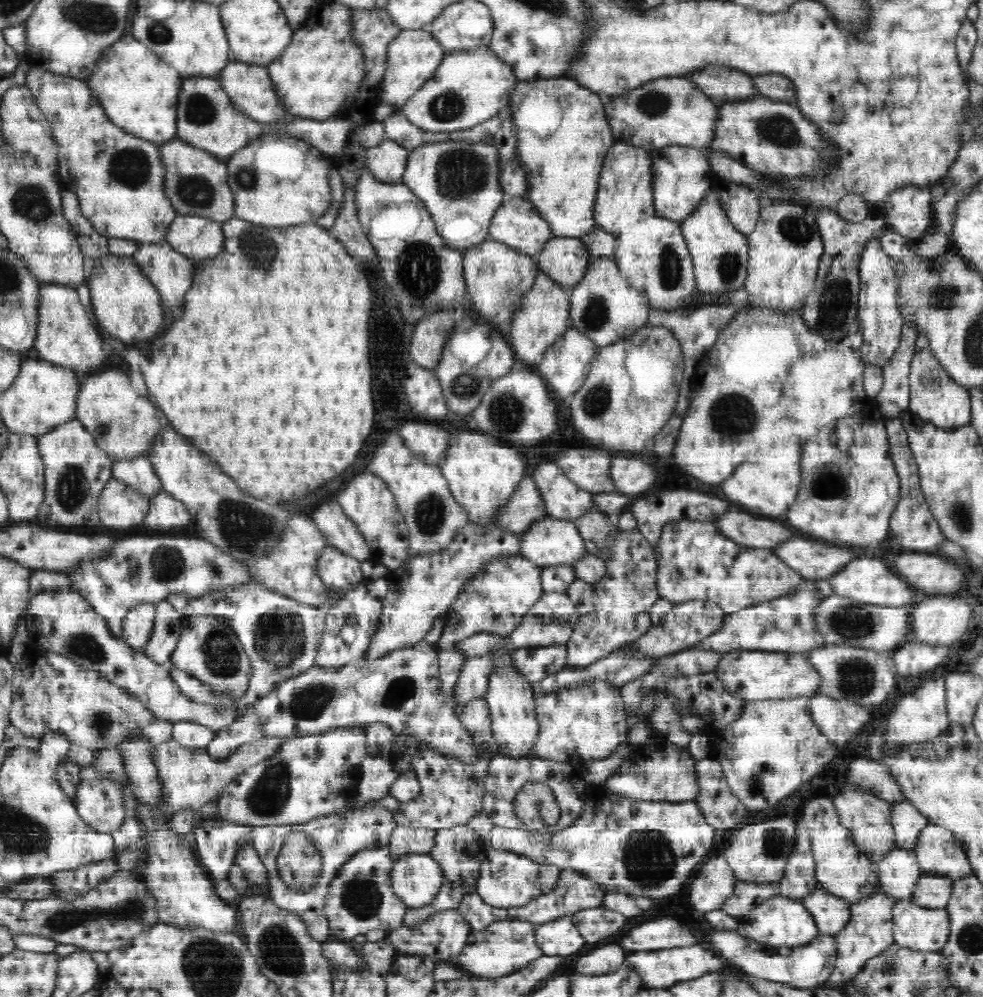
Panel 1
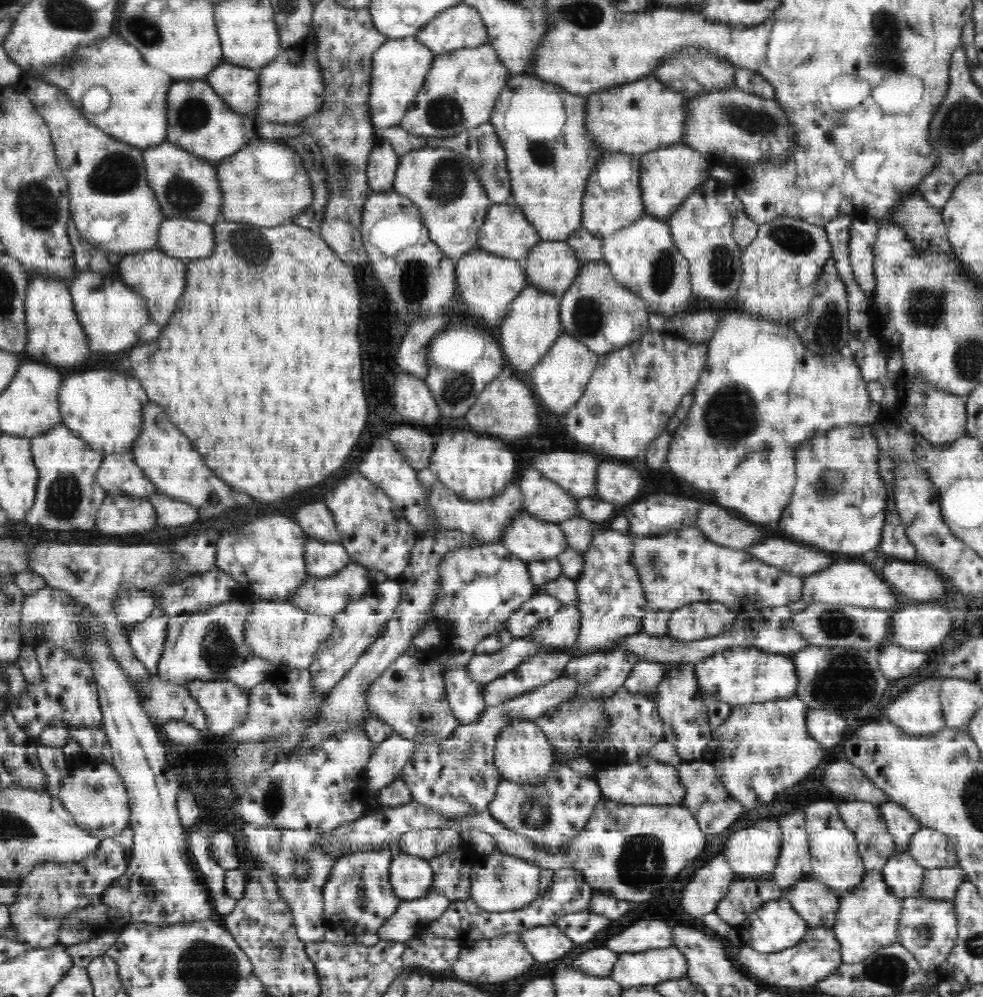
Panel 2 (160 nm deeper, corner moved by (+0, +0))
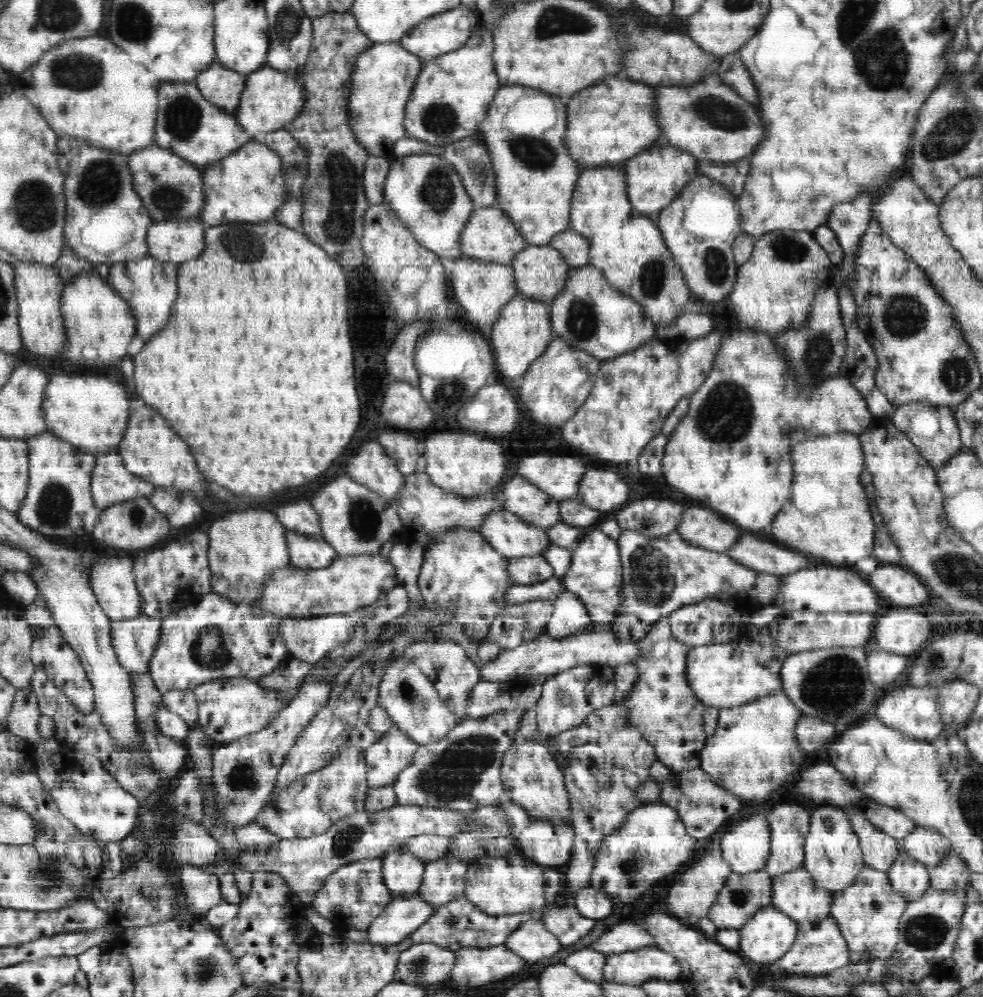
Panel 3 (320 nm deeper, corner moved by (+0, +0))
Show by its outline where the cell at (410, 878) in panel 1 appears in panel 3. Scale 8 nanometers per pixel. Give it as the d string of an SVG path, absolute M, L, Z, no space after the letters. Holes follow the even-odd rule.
M393 846L382 857L382 877L393 898L417 894L426 862L416 858L405 846Z

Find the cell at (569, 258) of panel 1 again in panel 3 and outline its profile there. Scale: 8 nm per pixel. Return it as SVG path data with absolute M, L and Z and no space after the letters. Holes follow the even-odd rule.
M528 245L511 262L517 294L550 303L561 292L572 269L549 245Z

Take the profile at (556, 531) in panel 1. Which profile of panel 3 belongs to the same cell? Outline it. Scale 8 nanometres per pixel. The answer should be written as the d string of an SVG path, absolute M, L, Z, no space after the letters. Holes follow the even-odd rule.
M504 508L487 514L478 531L508 559L540 555L551 545L544 528L526 524Z

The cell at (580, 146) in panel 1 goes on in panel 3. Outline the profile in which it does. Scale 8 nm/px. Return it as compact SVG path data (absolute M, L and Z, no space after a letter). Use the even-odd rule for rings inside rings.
M501 86L490 103L486 120L479 126L478 133L481 139L486 142L492 169L496 175L495 203L493 206L503 210L510 217L527 246L549 245L550 240L554 239L556 234L569 230L572 193L582 171L578 167L578 163L567 156L567 148L564 145L566 130L568 130L568 110L565 103L561 97L549 93L538 94L538 90L529 86ZM534 98L544 98L544 100L554 104L556 122L550 128L546 128L542 134L518 134L518 132L508 130L506 118L508 118L510 108L516 108L516 102L520 102L520 100L532 102L532 106L534 106L534 102L536 102Z

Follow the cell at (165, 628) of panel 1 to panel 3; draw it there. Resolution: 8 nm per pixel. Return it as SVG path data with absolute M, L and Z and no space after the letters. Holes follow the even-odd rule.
M138 616L112 621L112 646L118 663L128 673L146 673L156 652L162 619Z

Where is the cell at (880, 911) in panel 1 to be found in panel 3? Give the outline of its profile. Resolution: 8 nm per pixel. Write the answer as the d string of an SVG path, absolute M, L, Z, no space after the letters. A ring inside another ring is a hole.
M864 867L854 884L845 890L832 892L830 912L840 925L840 931L850 949L850 962L858 963L874 958L889 958L899 939L899 922L907 900L893 890L888 873Z

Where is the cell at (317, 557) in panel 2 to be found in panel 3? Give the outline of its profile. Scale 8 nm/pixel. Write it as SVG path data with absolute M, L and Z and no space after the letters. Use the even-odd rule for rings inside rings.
M285 532L290 566L299 569L319 569L328 566L337 552L331 544L317 536Z

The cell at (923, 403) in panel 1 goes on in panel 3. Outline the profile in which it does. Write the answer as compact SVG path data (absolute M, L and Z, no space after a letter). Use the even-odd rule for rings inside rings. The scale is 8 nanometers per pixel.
M946 404L946 406L932 407L936 407L936 412L940 414L940 436L920 438L910 434L909 439L915 444L922 458L925 458L936 471L950 458L954 458L964 446L953 415L954 406Z

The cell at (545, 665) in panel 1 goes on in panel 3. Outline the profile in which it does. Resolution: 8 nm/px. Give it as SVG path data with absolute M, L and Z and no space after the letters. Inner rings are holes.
M521 675L506 682L478 681L469 694L465 718L492 716L498 710L534 709L546 676Z

